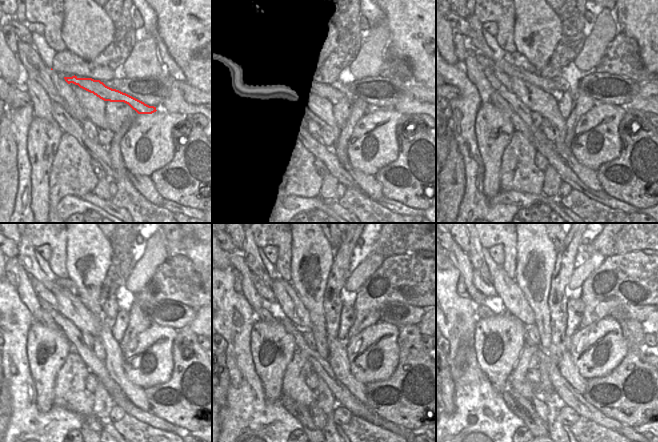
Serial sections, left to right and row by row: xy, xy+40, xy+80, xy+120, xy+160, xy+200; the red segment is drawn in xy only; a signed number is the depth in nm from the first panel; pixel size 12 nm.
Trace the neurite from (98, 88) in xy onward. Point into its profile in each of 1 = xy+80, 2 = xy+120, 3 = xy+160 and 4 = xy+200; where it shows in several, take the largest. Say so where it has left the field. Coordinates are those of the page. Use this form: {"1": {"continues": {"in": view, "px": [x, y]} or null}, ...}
{"1": {"continues": {"in": "xy+80", "px": [547, 85]}}, "2": {"continues": {"in": "xy+120", "px": [26, 257]}}, "3": {"continues": {"in": "xy+160", "px": [250, 252]}}, "4": {"continues": {"in": "xy+200", "px": [475, 255]}}}

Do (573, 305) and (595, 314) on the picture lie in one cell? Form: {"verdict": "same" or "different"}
{"verdict": "different"}

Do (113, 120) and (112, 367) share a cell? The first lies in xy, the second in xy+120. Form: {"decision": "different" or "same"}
{"decision": "different"}

